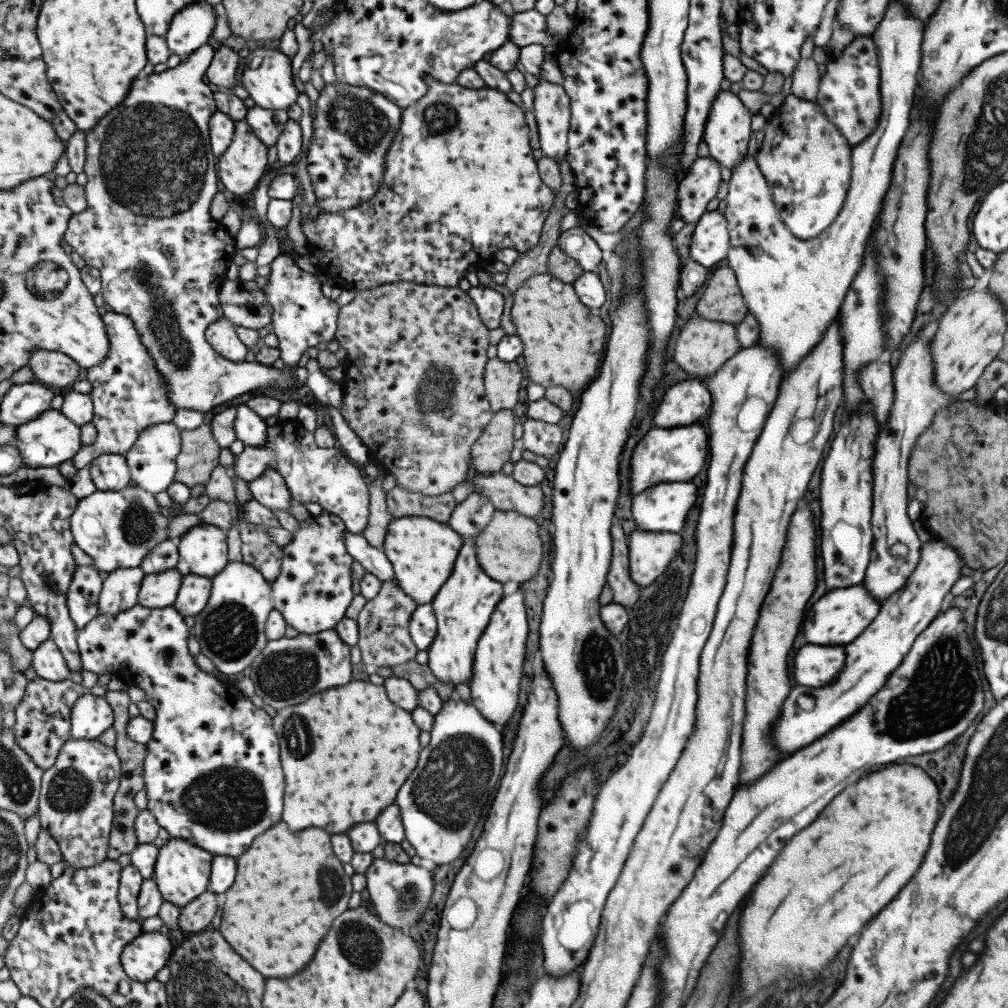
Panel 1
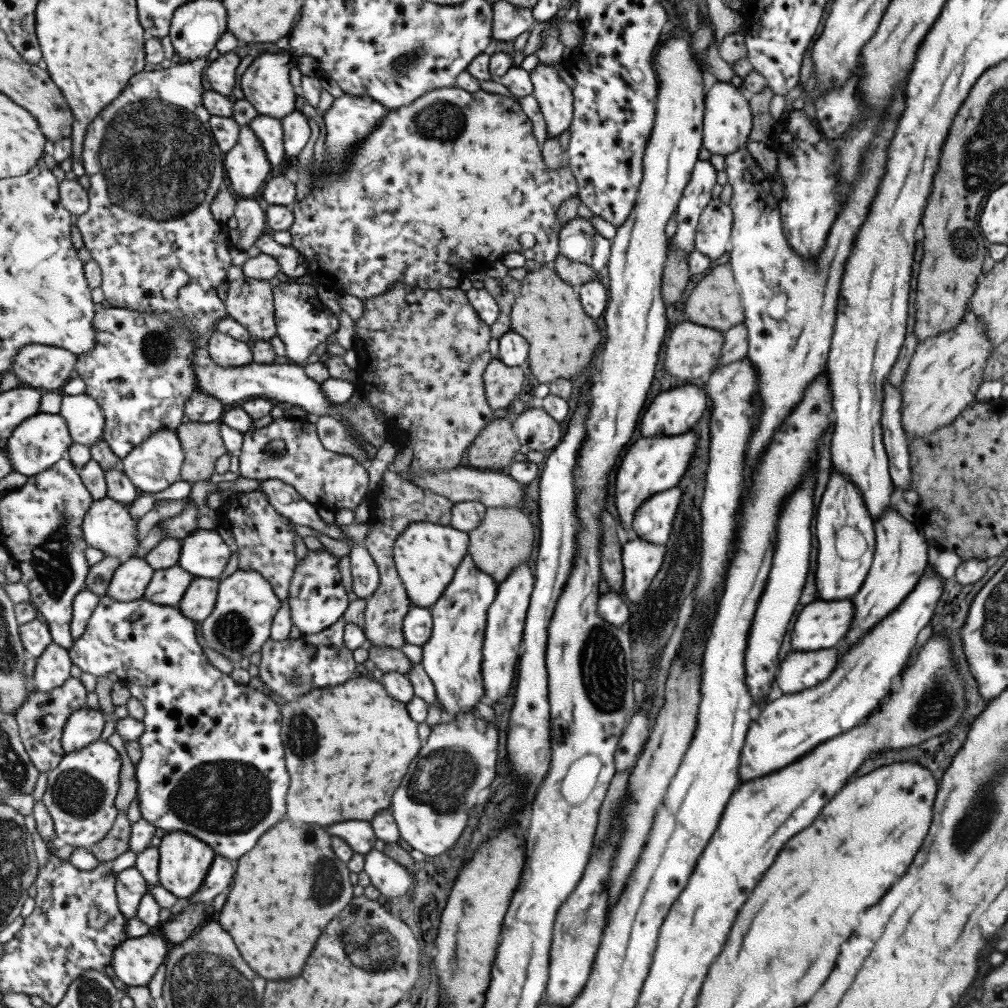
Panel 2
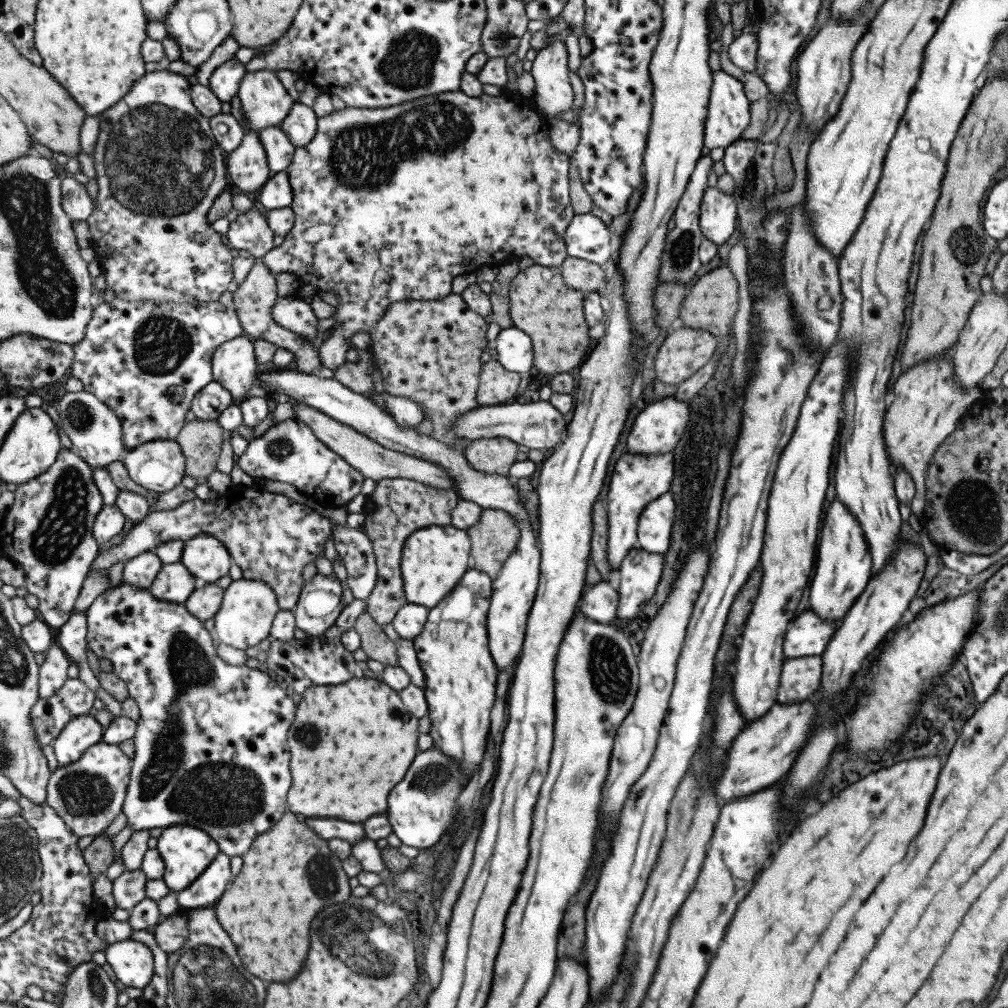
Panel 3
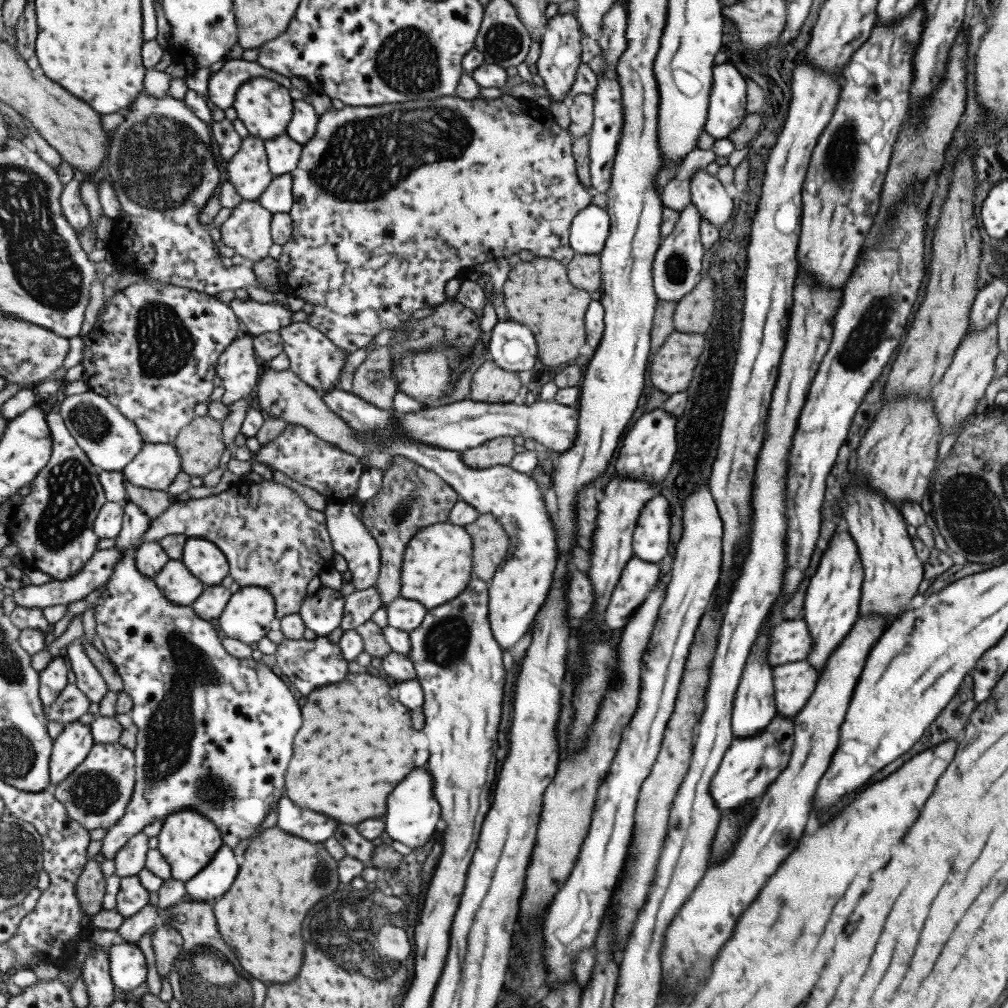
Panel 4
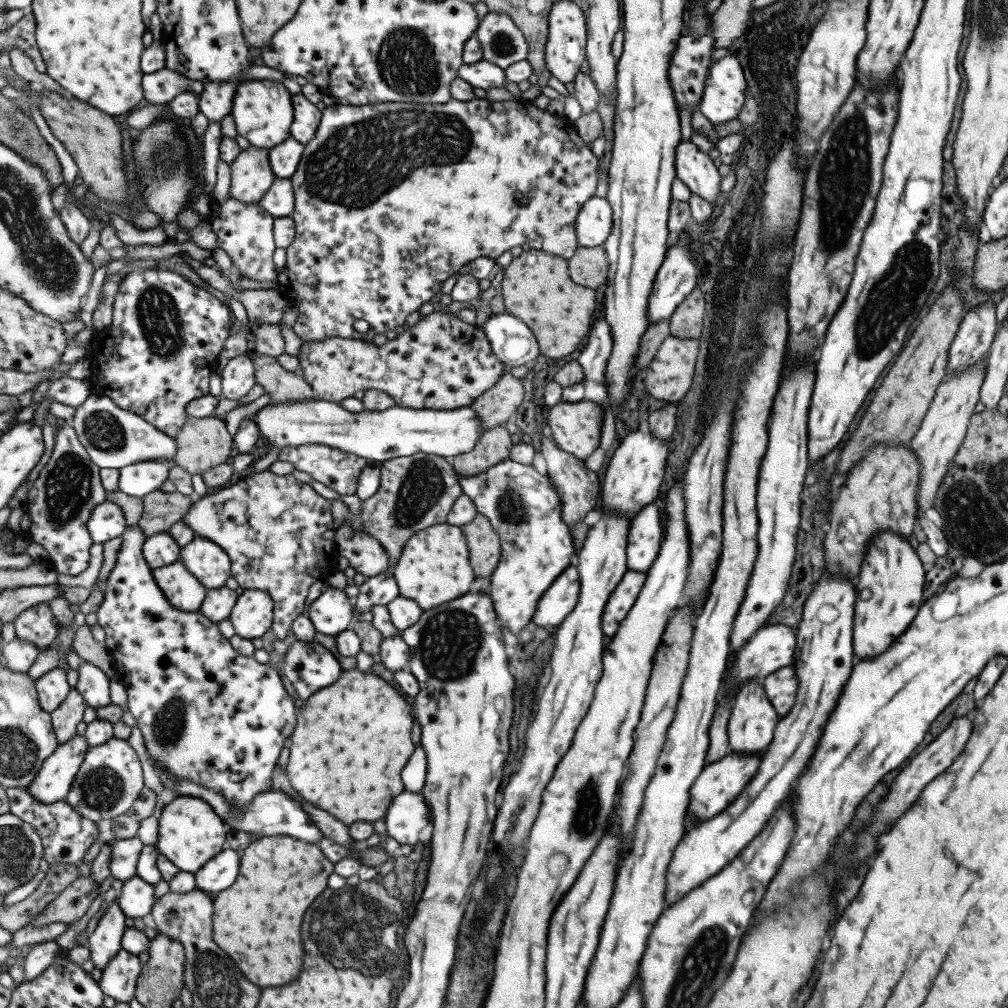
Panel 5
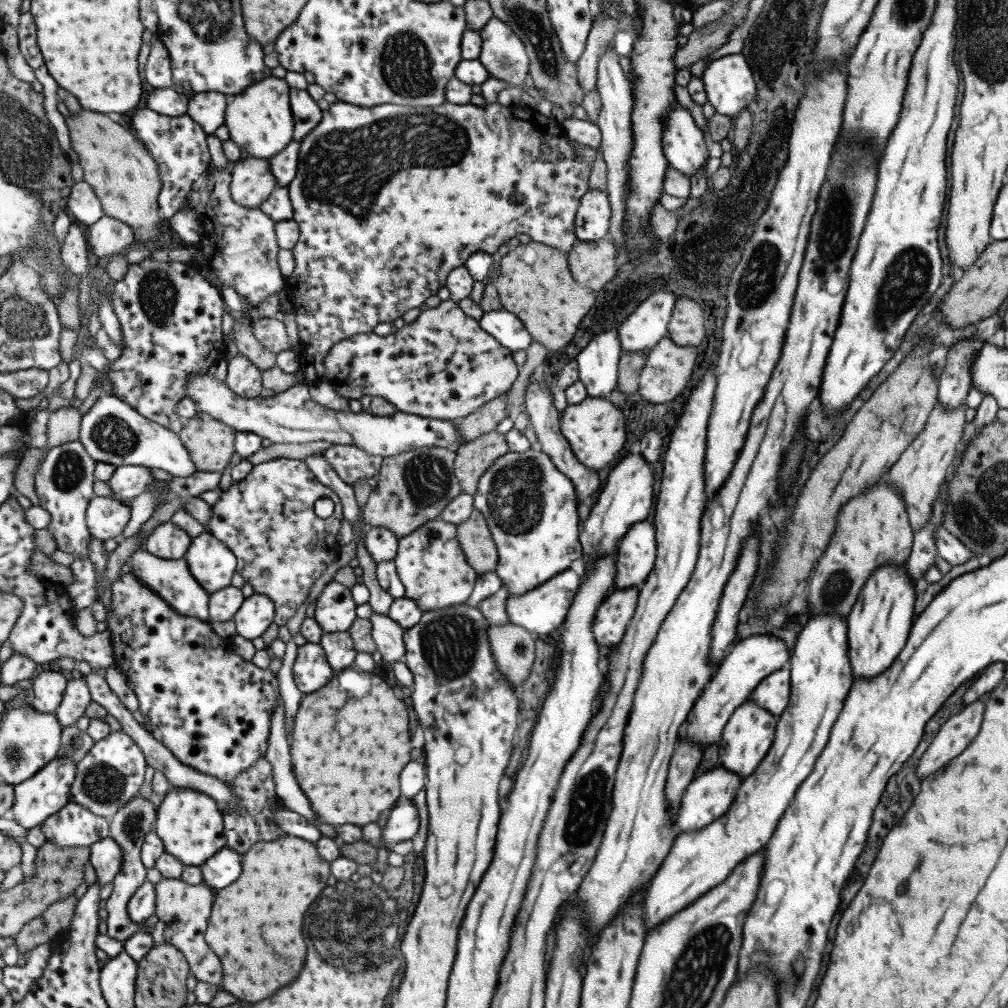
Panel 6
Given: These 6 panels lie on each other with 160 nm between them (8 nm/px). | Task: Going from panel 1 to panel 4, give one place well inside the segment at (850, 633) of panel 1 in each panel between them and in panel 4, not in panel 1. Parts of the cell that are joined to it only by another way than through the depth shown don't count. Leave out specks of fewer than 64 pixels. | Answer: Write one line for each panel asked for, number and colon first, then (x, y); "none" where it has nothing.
2: (819, 625)
3: (806, 634)
4: (789, 641)

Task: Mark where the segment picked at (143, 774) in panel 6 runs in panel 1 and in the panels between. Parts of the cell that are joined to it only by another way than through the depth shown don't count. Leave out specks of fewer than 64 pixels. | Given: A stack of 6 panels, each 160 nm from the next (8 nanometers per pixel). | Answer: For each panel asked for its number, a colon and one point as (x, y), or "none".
1: (77, 800)
2: (81, 792)
3: (89, 794)
4: (97, 794)
5: (110, 781)

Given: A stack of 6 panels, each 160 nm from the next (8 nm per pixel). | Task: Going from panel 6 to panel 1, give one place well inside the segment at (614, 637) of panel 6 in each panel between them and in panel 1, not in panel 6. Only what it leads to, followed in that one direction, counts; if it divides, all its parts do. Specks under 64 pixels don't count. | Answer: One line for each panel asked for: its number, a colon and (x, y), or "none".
1: (649, 553)
2: (640, 561)
3: (639, 571)
4: (638, 576)
5: (620, 600)

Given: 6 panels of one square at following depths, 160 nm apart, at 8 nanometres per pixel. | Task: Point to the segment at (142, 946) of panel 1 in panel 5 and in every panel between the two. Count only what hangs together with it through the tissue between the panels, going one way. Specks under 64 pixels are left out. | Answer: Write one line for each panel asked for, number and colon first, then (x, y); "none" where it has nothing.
2: (136, 961)
3: (131, 963)
4: (128, 966)
5: (119, 980)

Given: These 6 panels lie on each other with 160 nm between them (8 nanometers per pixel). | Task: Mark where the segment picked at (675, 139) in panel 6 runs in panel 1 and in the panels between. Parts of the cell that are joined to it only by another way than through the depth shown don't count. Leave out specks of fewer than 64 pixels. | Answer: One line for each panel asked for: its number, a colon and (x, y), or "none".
1: (708, 244)
2: (711, 237)
3: (717, 217)
4: (709, 198)
5: (693, 168)

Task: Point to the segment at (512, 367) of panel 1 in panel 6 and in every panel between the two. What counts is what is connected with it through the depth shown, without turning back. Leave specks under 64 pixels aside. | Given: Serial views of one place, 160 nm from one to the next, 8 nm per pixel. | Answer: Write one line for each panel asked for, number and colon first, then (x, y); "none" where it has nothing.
2: (501, 383)
3: (495, 384)
4: (489, 384)
5: (493, 407)
6: (484, 419)

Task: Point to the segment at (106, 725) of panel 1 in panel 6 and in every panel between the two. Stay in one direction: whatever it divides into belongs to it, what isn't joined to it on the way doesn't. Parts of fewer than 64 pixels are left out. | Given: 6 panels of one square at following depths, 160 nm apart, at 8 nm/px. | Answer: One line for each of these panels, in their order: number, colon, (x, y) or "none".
2: (85, 726)
3: (83, 732)
4: (71, 748)
5: (55, 780)
6: (40, 797)

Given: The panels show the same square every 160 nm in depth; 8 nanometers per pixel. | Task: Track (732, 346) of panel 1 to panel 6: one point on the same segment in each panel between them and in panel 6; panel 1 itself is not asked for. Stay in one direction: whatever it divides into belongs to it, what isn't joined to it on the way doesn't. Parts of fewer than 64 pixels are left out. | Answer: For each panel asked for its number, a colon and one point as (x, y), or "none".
2: (692, 350)
3: (682, 351)
4: (672, 364)
5: (668, 376)
6: (668, 366)

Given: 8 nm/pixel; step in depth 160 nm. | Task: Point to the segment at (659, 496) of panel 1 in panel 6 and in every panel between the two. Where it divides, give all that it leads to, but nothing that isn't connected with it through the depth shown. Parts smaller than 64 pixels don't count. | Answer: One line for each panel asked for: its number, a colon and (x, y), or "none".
2: (652, 521)
3: (654, 526)
4: (650, 543)
5: (644, 534)
6: (635, 553)

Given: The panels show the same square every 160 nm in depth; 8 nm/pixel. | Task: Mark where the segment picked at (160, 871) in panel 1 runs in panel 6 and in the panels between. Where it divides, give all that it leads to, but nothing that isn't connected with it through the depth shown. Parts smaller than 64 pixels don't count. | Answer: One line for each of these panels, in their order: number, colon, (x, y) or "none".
2: (185, 861)
3: (188, 852)
4: (189, 841)
5: (191, 832)
6: (190, 823)

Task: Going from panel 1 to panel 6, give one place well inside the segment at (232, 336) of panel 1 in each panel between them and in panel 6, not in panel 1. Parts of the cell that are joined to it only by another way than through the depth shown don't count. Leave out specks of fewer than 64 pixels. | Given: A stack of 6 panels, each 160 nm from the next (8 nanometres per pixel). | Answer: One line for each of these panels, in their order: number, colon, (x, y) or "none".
2: (226, 350)
3: (235, 363)
4: (238, 367)
5: (239, 376)
6: (245, 378)

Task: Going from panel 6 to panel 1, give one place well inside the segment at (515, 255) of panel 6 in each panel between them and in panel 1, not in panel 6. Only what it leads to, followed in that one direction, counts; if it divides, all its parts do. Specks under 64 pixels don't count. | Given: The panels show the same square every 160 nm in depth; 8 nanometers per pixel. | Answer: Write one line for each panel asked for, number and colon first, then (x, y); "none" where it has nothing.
1: (562, 339)
2: (561, 337)
3: (540, 303)
4: (537, 293)
5: (535, 287)

